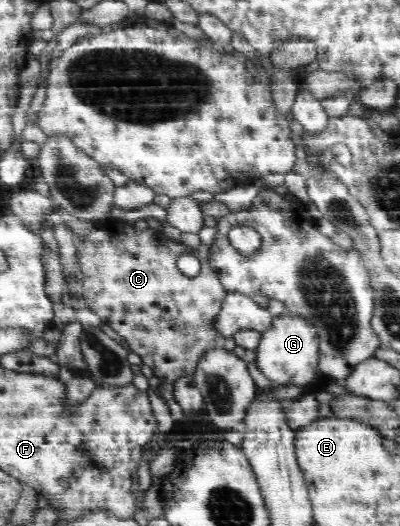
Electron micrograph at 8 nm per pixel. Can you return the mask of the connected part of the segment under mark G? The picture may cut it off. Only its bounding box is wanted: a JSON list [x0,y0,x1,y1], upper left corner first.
[256,313,319,384]

